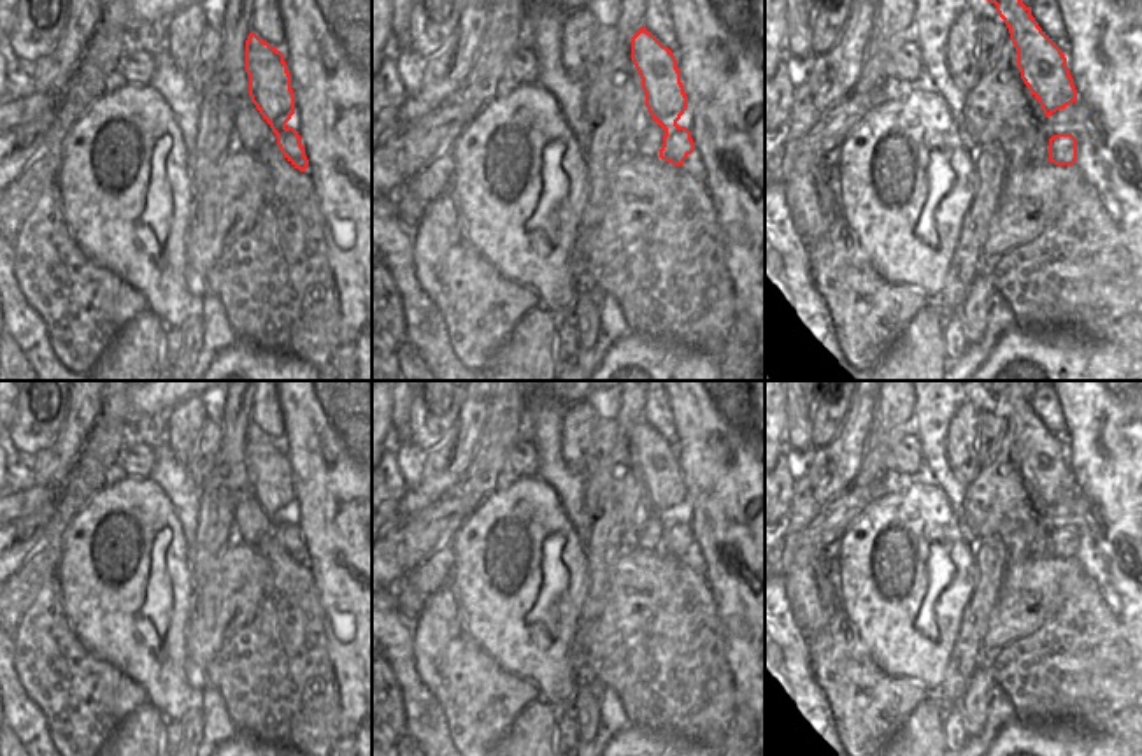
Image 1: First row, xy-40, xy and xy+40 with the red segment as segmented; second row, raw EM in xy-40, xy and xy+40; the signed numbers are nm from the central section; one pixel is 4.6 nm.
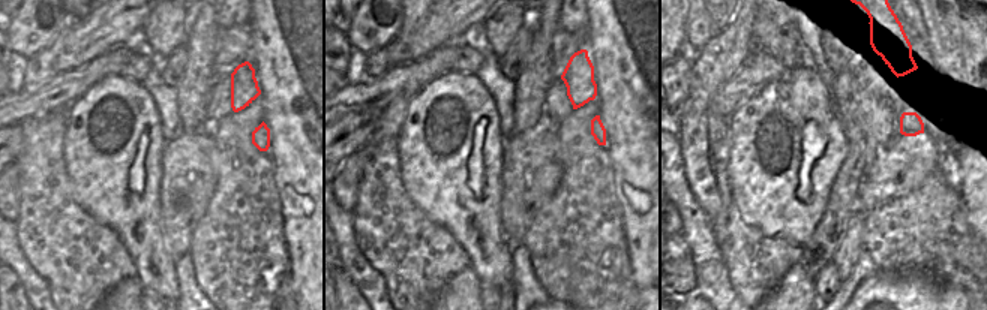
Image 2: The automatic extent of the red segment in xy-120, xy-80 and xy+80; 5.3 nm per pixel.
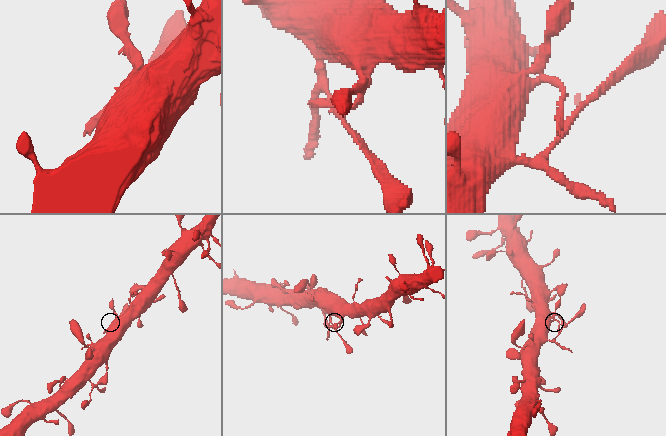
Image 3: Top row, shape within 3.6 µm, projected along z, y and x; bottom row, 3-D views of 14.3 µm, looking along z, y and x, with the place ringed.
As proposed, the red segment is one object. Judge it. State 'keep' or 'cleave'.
keep

